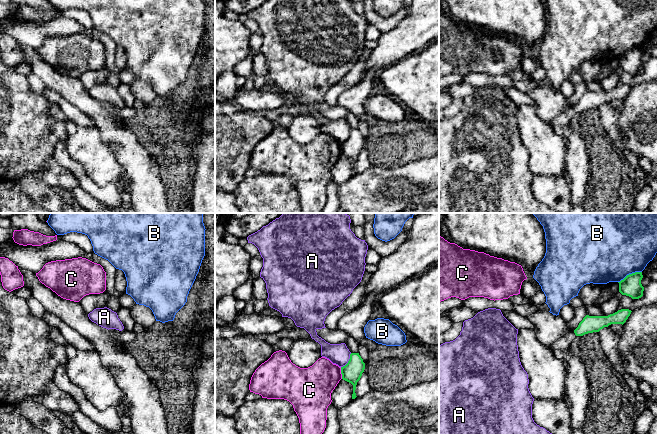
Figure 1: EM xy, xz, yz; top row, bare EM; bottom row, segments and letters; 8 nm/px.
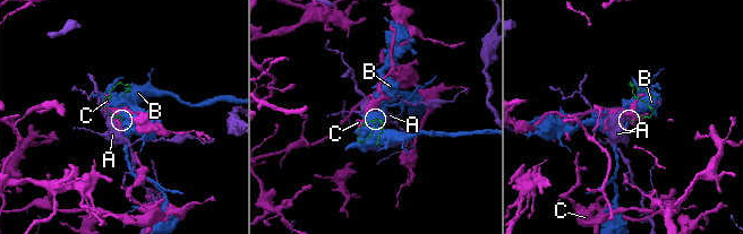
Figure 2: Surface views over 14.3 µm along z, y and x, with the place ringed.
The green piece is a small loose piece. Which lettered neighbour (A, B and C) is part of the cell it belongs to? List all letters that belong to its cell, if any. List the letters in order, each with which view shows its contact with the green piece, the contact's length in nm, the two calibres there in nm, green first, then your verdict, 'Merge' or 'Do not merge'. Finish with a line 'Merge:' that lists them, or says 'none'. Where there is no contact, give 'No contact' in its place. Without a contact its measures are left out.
A: Touches green in xz. Shared border 150 nm. Thickness 160 nm (green) against 170 nm. Do not merge
B: Touches green in yz. Shared border 220 nm. Thickness 170 nm (green) against 500 nm. Do not merge
C: Touches green in xz. Shared border 100 nm. Thickness 160 nm (green) against 300 nm. Do not merge
Merge: none

